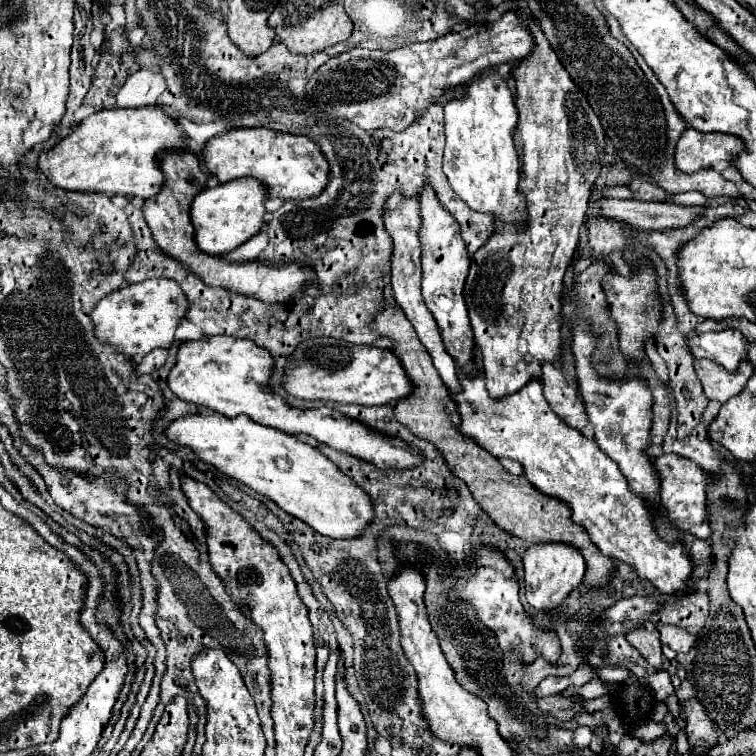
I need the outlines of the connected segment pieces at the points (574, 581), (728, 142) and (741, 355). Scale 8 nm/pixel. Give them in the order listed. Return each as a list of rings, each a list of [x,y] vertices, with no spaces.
[[[532,544],[524,552],[524,584],[526,584],[526,600],[538,610],[552,610],[558,606],[584,578],[584,558],[578,548],[570,548],[570,544]]]
[[[688,128],[676,146],[676,168],[694,174],[712,168],[716,162],[734,162],[744,144],[738,136],[722,132],[698,132]]]
[[[738,330],[694,334],[692,340],[688,340],[688,348],[694,358],[708,358],[728,372],[736,372],[738,366],[748,360],[748,346]]]

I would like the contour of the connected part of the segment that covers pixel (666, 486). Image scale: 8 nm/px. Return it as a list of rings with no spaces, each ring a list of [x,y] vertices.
[[[662,454],[662,456],[652,456],[652,464],[656,464],[656,472],[660,476],[660,498],[662,506],[668,510],[668,516],[674,524],[678,524],[680,530],[696,536],[696,538],[708,538],[710,536],[710,526],[706,522],[706,474],[702,468],[678,454]]]

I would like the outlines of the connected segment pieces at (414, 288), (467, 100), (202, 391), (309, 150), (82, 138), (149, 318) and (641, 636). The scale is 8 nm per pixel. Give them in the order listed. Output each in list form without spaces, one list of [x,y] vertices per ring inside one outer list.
[[[402,190],[390,194],[386,198],[384,204],[384,212],[382,212],[382,220],[384,226],[392,238],[392,292],[394,298],[398,300],[400,308],[404,310],[406,318],[412,322],[414,330],[418,332],[418,338],[422,340],[422,344],[426,346],[426,350],[430,352],[436,370],[440,372],[444,384],[448,386],[450,392],[460,392],[460,382],[456,376],[456,366],[452,356],[446,356],[446,350],[442,348],[442,336],[438,336],[438,326],[434,324],[434,316],[430,316],[430,310],[426,308],[422,294],[420,294],[420,276],[422,276],[422,268],[420,268],[420,242],[418,242],[418,226],[420,226],[420,216],[418,216],[418,196],[406,196]]]
[[[488,70],[464,86],[462,98],[452,98],[444,104],[446,118],[446,148],[444,174],[452,190],[476,212],[496,216],[500,222],[522,226],[526,220],[526,204],[518,196],[520,158],[516,152],[514,132],[518,126],[518,110],[510,92],[508,80],[496,70]]]
[[[206,336],[202,340],[186,340],[180,344],[176,364],[168,376],[168,386],[180,400],[186,400],[190,404],[202,404],[228,418],[246,414],[258,424],[280,428],[288,434],[304,432],[336,450],[360,456],[362,460],[368,460],[378,468],[412,468],[422,462],[420,452],[410,444],[398,438],[378,434],[328,406],[318,406],[310,410],[298,410],[288,406],[280,396],[272,396],[272,392],[266,388],[270,370],[270,352],[256,346],[254,342],[234,336]]]
[[[234,126],[228,132],[210,138],[202,150],[202,164],[220,184],[236,178],[256,178],[266,186],[268,198],[312,198],[324,190],[328,182],[328,162],[318,144],[306,136],[292,136],[270,128]]]
[[[144,106],[98,110],[84,118],[72,134],[62,138],[56,146],[42,150],[38,170],[42,170],[48,180],[62,190],[154,198],[164,180],[158,170],[158,154],[168,148],[180,150],[188,146],[172,118],[162,108]]]
[[[154,278],[144,280],[140,284],[124,286],[112,294],[108,294],[90,314],[94,324],[94,334],[100,344],[112,346],[116,352],[126,354],[130,358],[144,356],[154,348],[170,348],[174,342],[174,332],[178,328],[180,318],[186,312],[186,296],[174,280]]]
[[[634,628],[634,632],[626,634],[628,642],[648,660],[654,670],[662,668],[662,650],[660,650],[660,632],[658,628]]]

